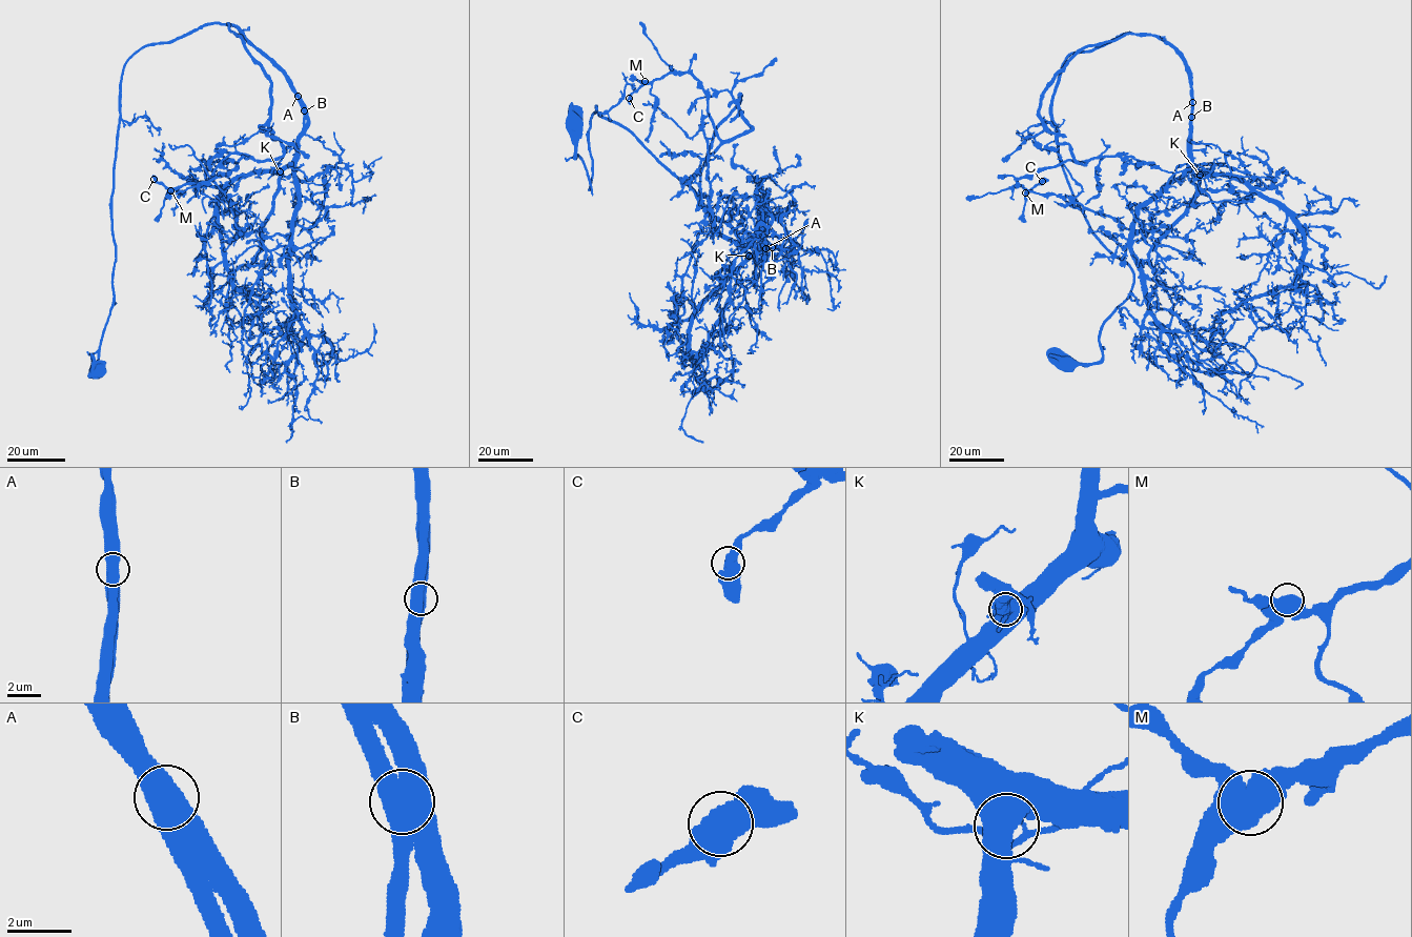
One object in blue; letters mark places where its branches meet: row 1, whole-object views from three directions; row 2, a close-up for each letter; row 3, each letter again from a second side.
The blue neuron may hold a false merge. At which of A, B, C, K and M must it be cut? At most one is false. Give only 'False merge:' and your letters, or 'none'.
False merge: none

